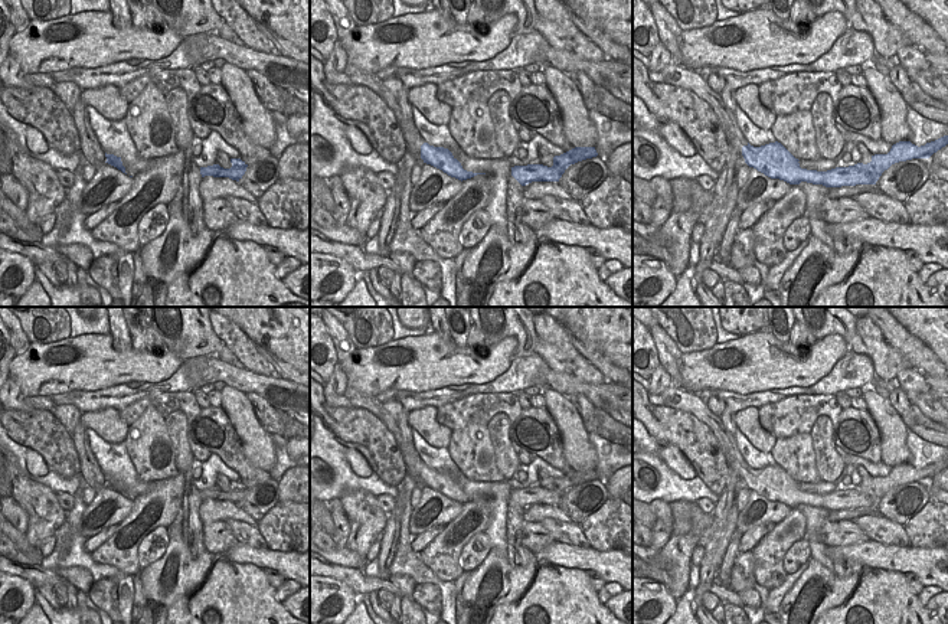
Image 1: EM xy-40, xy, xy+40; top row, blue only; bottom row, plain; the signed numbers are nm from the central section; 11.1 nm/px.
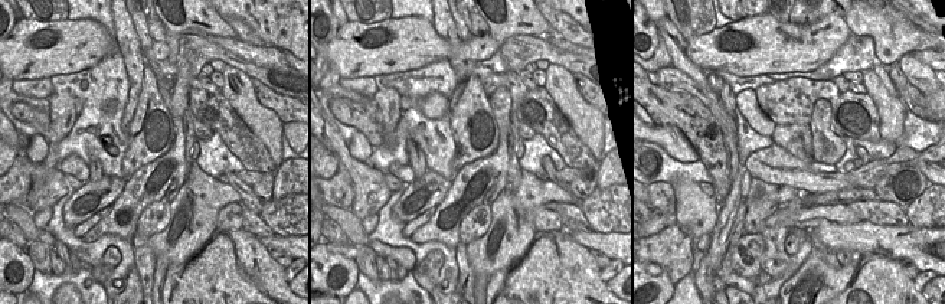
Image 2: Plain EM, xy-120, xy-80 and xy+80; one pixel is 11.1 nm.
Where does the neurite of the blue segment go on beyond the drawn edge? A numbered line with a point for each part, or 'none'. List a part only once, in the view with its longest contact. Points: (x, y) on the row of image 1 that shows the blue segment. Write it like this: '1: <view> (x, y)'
none

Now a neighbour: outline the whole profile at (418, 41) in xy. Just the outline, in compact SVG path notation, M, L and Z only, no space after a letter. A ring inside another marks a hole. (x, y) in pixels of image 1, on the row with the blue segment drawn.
M437 9L357 26L344 50L347 65L376 73L385 68L426 69L465 61L484 62L509 48L517 16L497 22L458 24Z

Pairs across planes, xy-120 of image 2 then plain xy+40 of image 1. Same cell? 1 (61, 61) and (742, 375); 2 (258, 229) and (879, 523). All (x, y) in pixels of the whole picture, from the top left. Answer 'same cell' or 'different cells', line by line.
1: same cell
2: same cell

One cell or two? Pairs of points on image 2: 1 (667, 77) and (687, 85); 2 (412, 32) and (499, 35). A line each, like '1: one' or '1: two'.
1: one
2: two

